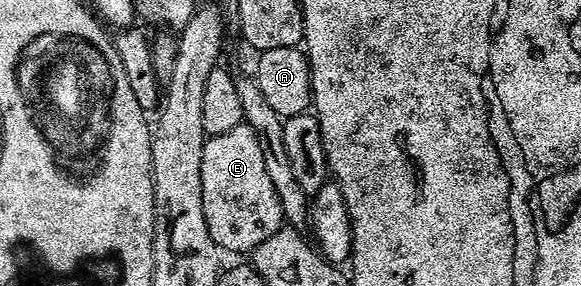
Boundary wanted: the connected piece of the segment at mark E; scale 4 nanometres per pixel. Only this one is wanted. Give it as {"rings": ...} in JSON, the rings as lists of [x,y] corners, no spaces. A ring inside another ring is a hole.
{"rings":[[[242,123],[206,140],[201,160],[205,226],[218,250],[248,254],[283,227],[279,195],[271,183],[255,131]]]}

